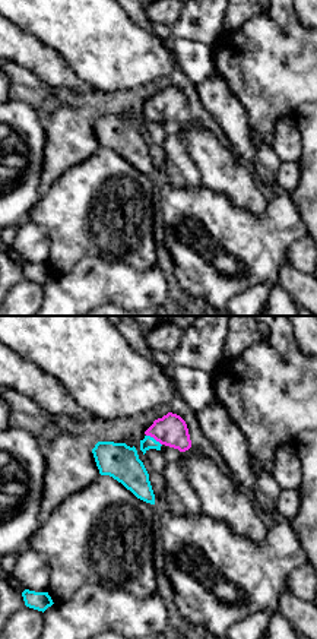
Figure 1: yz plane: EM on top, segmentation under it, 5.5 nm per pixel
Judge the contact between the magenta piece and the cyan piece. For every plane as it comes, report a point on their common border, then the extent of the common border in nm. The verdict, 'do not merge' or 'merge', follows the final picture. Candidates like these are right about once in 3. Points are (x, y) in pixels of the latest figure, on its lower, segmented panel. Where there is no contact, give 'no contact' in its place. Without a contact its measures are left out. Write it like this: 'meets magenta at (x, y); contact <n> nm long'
meets magenta at (154, 437); contact 110 nm long

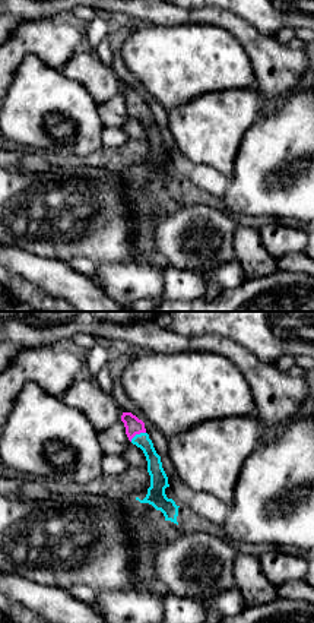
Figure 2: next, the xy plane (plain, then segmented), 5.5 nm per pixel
meets magenta at (138, 433); contact 100 nm long

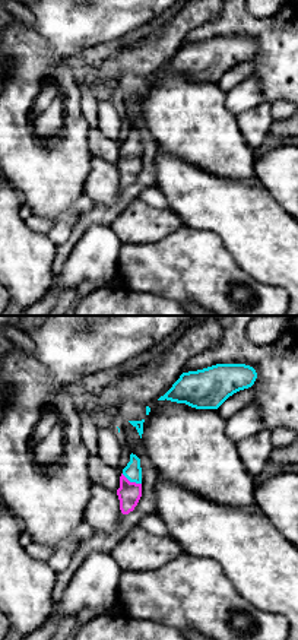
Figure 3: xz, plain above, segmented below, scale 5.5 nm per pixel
meets magenta at (132, 482); contact 130 nm long

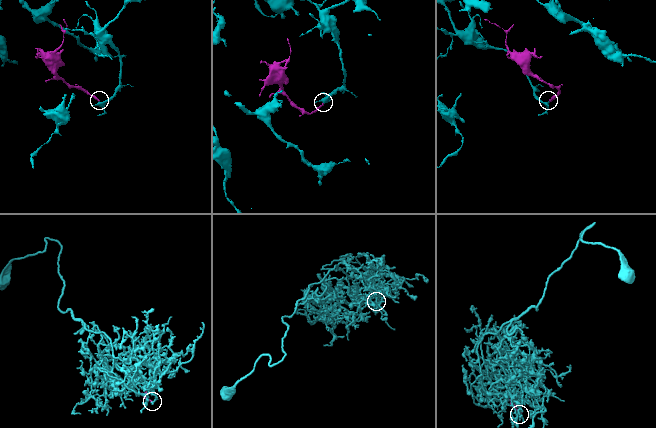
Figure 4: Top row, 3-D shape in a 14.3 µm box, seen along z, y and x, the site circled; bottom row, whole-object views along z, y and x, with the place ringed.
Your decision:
merge

